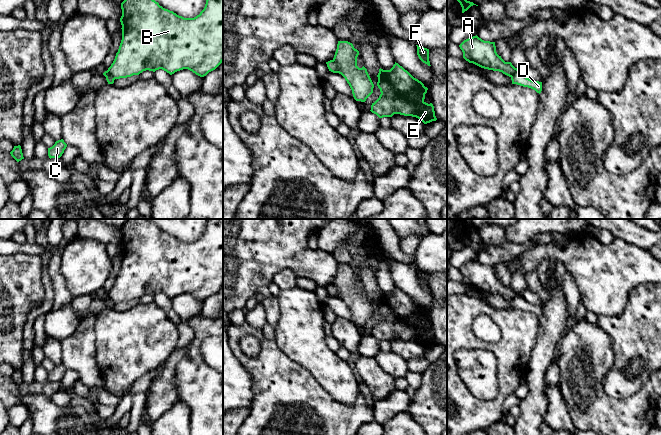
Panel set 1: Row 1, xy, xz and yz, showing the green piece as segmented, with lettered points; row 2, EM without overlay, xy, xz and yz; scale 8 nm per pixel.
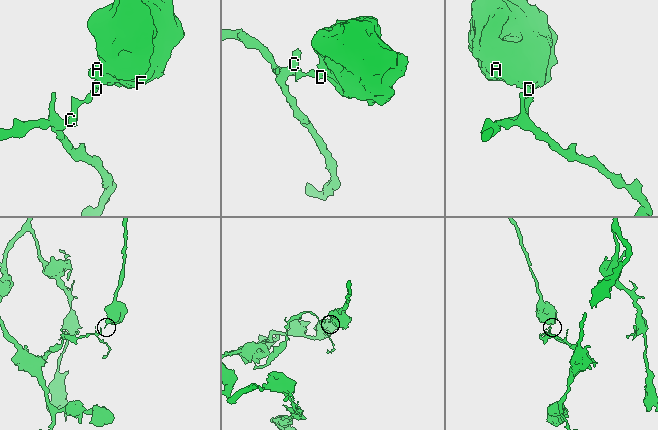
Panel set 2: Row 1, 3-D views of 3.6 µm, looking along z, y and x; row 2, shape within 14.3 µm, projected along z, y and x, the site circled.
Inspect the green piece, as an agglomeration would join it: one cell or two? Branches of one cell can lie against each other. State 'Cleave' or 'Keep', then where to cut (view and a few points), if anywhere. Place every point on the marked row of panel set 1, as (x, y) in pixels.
Cleave. Split along xz (333, 59), (339, 72)

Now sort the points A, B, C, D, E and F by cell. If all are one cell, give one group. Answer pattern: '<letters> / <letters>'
A B E F / C D

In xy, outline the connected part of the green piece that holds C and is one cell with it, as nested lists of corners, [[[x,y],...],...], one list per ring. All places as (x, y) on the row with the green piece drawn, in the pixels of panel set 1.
[[[63,139],[58,140],[55,144],[48,148],[48,156],[49,158],[60,158],[66,149],[67,144],[64,142]]]

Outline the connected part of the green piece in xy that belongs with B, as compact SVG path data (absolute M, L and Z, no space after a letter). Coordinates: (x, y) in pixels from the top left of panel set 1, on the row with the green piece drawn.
M124 0L121 9L122 40L108 68L114 79L159 69L170 75L188 69L204 77L223 62L223 0L206 0L204 9L194 18L179 16L155 0Z

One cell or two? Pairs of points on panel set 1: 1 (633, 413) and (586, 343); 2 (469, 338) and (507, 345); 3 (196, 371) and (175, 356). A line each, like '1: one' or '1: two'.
1: one
2: one
3: two

